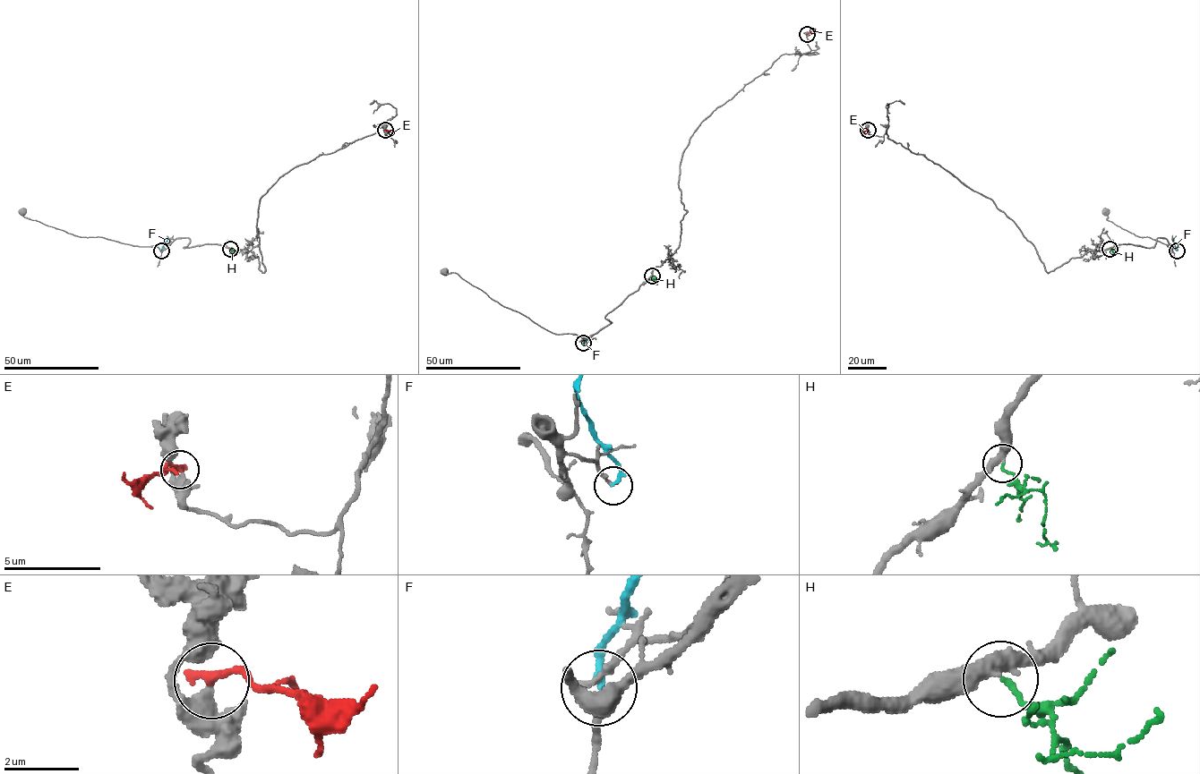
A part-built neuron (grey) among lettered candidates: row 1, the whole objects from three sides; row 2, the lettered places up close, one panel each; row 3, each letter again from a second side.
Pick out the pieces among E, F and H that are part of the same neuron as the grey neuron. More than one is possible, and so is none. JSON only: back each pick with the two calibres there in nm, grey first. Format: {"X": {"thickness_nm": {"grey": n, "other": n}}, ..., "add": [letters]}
{"H": {"thickness_nm": {"grey": 400, "other": 120}}, "add": ["H"]}

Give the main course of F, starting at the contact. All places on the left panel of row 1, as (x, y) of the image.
F: (161, 250), (167, 240)

